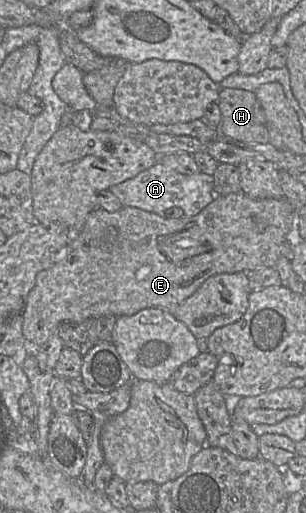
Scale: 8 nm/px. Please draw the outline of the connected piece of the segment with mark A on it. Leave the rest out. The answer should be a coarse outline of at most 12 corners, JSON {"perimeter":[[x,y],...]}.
{"perimeter":[[160,160],[109,190],[125,207],[194,216],[216,196],[212,176]]}

